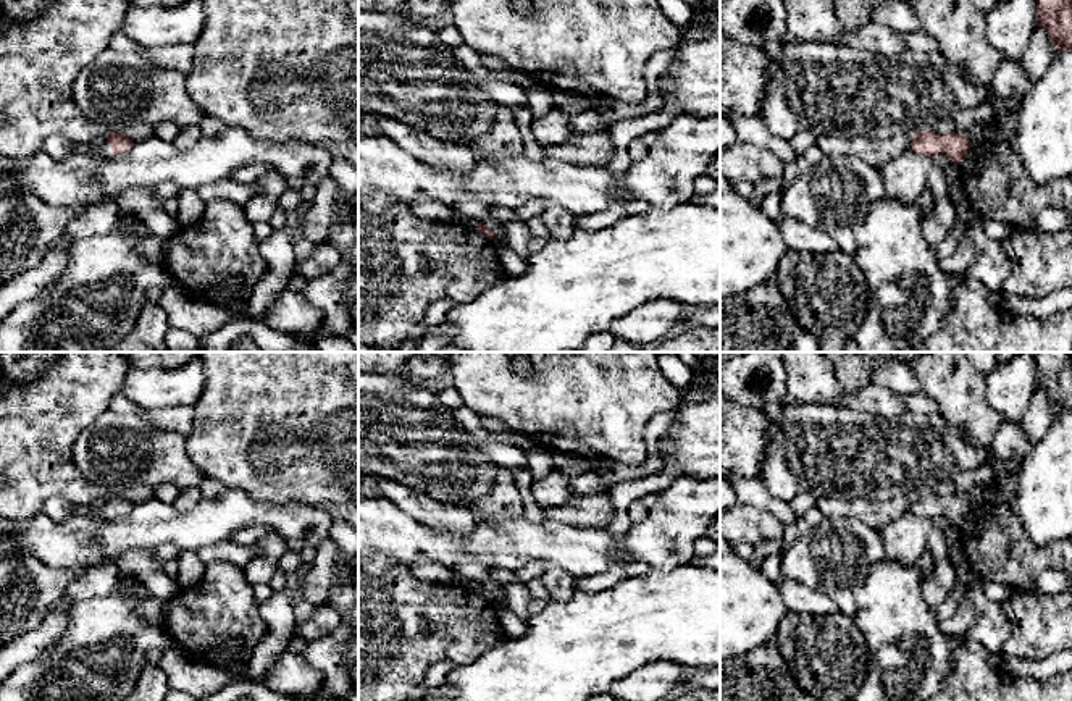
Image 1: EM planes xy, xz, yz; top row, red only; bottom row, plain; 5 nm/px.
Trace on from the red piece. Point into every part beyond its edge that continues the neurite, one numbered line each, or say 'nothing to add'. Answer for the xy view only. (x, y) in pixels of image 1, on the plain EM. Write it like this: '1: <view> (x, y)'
1: xy (100, 509)

